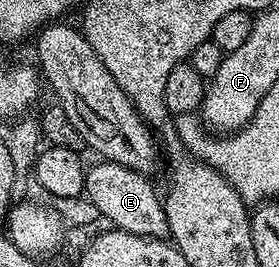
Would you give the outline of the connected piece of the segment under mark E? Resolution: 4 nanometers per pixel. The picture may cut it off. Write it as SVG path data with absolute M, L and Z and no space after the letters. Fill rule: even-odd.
M99 160L95 167L87 170L87 184L85 187L85 197L92 201L100 209L100 216L103 220L109 220L110 225L116 230L124 230L133 236L145 236L146 238L168 237L167 217L165 208L161 201L160 191L155 191L155 186L150 182L150 177L144 173L131 170L129 167L122 167L121 164Z

